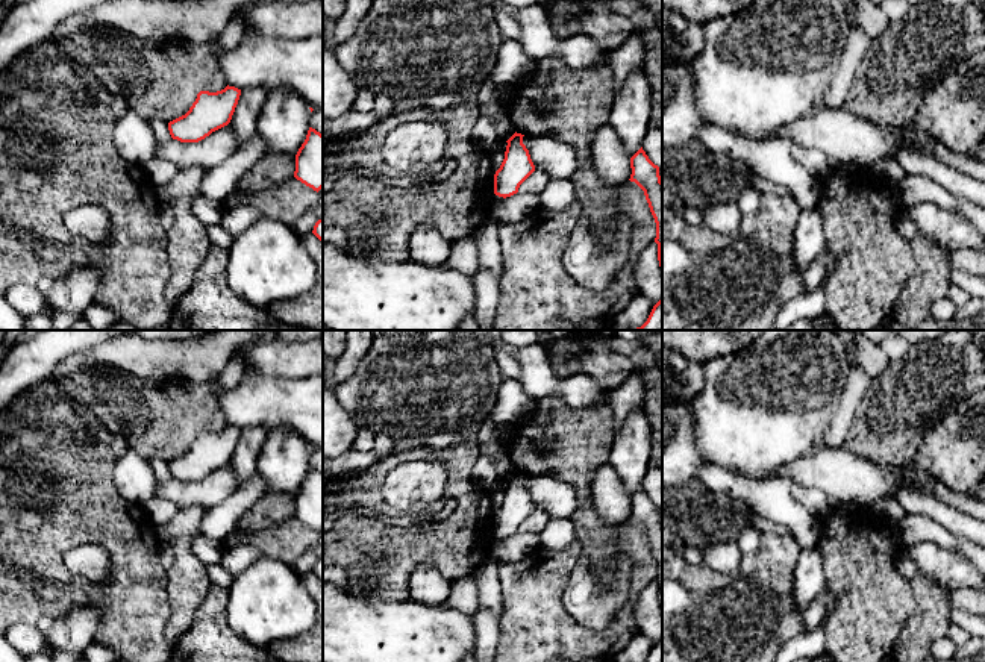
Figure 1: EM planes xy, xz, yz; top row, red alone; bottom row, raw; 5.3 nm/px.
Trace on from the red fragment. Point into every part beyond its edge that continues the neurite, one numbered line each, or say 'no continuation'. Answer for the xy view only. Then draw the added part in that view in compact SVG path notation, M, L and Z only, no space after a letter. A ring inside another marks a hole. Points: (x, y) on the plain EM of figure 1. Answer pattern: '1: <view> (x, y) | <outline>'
no continuation

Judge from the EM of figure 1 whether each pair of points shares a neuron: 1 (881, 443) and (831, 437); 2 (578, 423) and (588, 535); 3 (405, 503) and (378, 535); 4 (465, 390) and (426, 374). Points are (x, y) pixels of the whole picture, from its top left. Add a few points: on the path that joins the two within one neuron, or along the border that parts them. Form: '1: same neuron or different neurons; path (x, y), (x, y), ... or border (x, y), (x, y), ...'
1: different neurons; border (858, 405), (843, 446)
2: same neuron; path (578, 450), (578, 473), (585, 508)
3: different neurons; border (423, 515), (409, 515), (406, 518)
4: same neuron; path (456, 390), (441, 390), (435, 384)

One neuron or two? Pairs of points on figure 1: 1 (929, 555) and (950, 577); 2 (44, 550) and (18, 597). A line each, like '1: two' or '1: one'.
1: one
2: one

